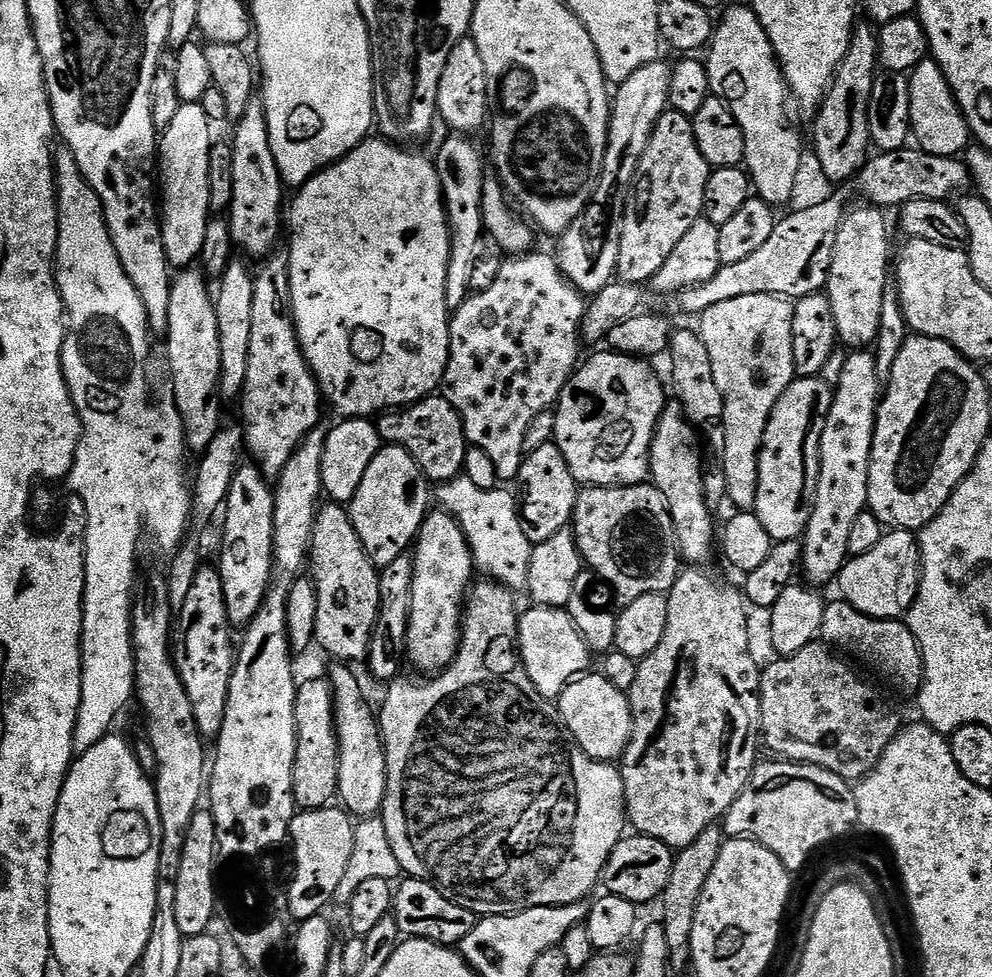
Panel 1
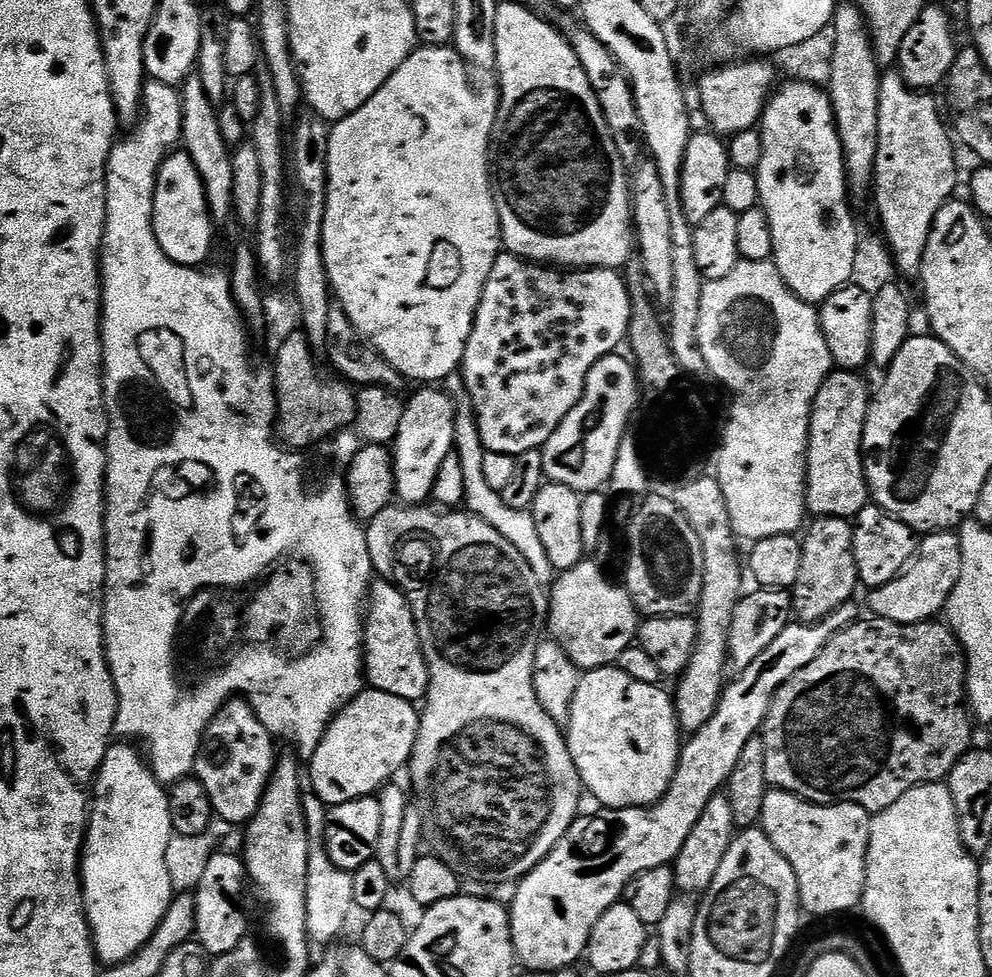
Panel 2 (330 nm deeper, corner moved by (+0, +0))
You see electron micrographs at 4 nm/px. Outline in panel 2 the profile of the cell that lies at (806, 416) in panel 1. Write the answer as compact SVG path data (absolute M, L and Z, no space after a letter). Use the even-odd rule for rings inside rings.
M833 370L812 400L806 466L806 506L813 517L829 516L851 521L870 503L862 454L870 388L868 392L862 377L855 372Z

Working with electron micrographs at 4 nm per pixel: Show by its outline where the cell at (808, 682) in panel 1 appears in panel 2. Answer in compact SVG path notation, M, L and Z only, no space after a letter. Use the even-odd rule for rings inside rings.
M879 618L857 619L855 624L846 626L841 632L835 632L822 646L818 658L810 666L802 666L794 678L790 678L774 694L764 719L762 735L766 746L766 778L773 789L793 792L811 804L857 804L875 814L894 806L906 790L914 790L923 784L938 784L947 781L954 766L973 747L973 717L966 703L966 685L968 683L968 659L964 656L964 647L954 635L947 623L933 618L917 624L890 622Z

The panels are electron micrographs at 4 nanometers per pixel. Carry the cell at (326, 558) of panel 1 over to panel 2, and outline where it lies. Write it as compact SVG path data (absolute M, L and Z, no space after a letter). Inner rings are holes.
M383 578L373 579L368 590L366 615L362 620L362 672L366 677L367 687L377 688L386 694L394 694L394 698L420 702L428 695L428 667L418 638L418 626L414 622L414 614L403 592L395 584Z

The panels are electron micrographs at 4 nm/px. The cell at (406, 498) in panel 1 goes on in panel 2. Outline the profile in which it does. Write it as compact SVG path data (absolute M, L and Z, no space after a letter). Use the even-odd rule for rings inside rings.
M424 386L421 392L413 394L400 409L400 421L396 431L396 439L391 445L392 473L396 483L394 496L401 505L420 506L431 497L434 488L434 478L438 476L438 469L442 462L453 455L456 444L456 412L452 409L452 400L444 392L435 392L435 387Z

